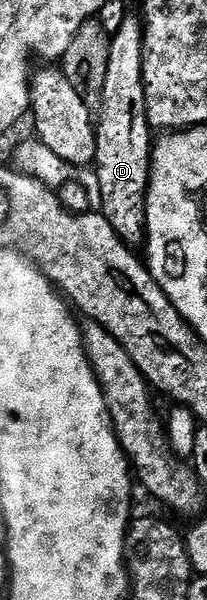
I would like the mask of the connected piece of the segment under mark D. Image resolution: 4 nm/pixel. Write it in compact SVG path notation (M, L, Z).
M128 16L120 28L110 38L108 48L108 67L102 79L104 91L100 94L100 115L94 118L96 135L96 190L100 193L99 213L110 224L120 241L128 248L136 248L146 238L146 195L150 173L150 150L144 147L144 138L139 134L136 123L136 106L144 101L144 78L141 77L142 60L146 47L143 43L142 22L139 17Z

